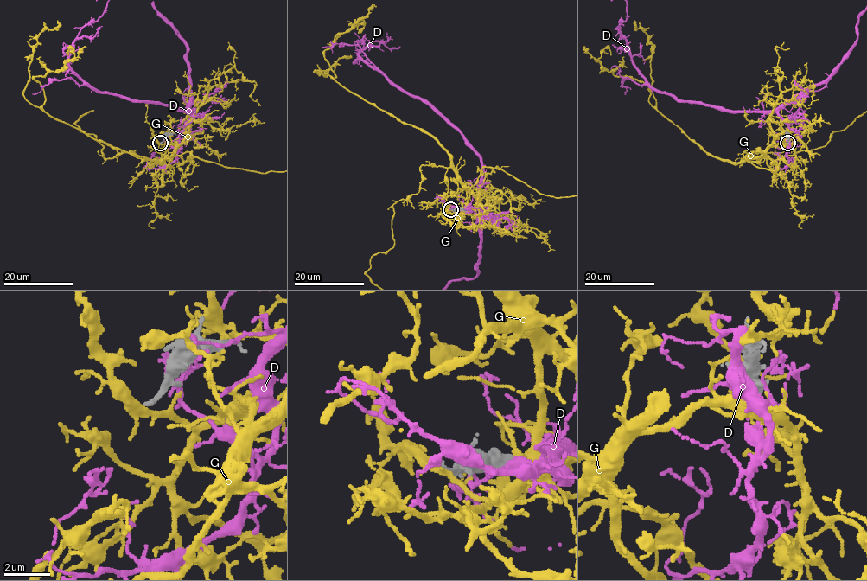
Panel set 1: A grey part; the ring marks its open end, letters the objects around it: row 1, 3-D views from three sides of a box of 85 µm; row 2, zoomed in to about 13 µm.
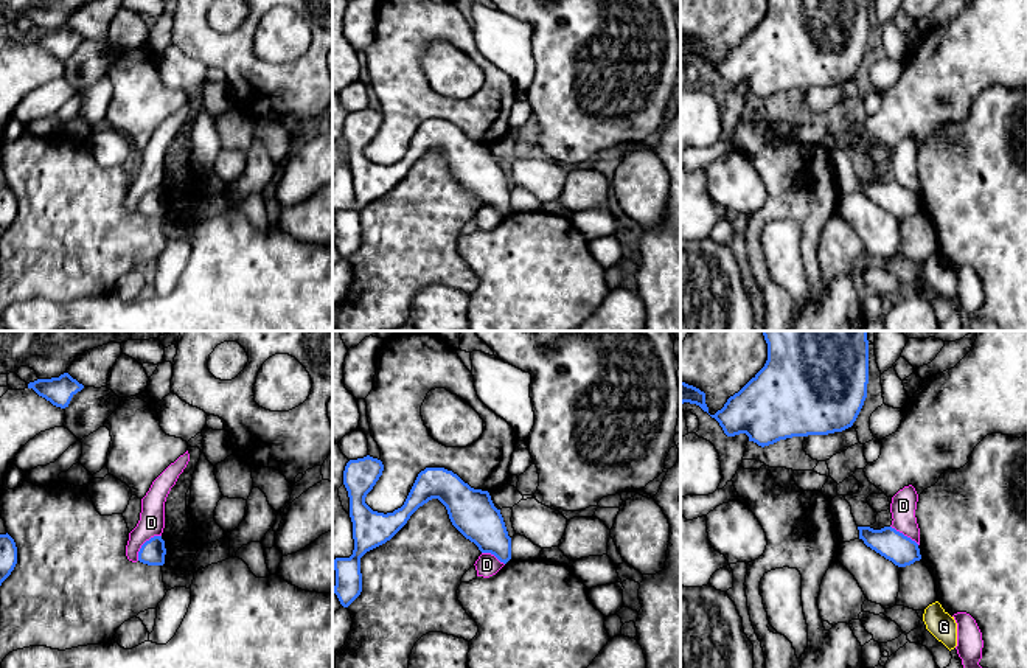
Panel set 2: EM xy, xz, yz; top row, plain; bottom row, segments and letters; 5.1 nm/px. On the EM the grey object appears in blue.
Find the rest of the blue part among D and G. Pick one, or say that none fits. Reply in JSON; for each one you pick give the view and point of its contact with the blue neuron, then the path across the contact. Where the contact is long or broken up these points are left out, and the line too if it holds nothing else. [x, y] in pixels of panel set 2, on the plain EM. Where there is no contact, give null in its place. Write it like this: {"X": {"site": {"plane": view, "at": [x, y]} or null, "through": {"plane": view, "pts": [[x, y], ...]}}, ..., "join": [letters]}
{"join": []}

